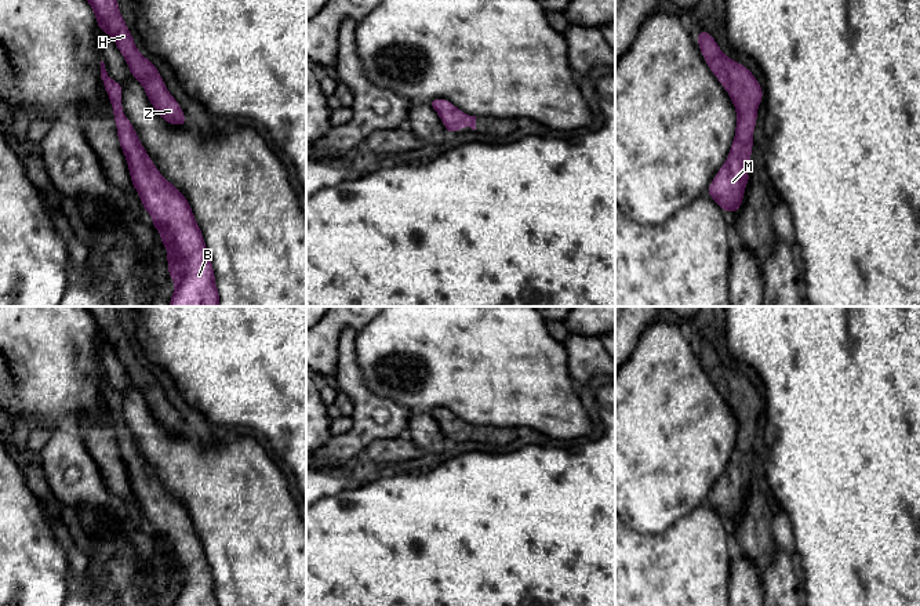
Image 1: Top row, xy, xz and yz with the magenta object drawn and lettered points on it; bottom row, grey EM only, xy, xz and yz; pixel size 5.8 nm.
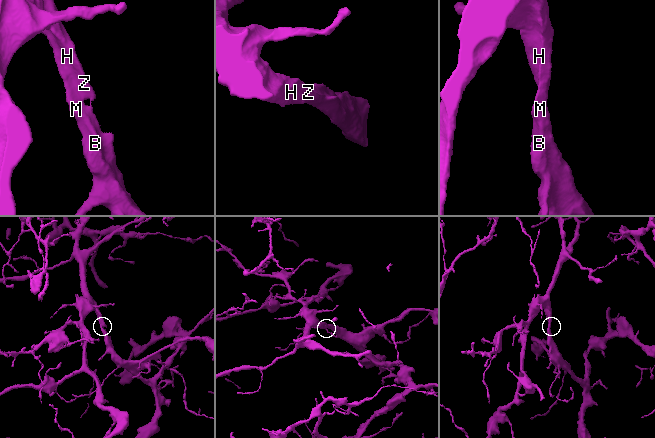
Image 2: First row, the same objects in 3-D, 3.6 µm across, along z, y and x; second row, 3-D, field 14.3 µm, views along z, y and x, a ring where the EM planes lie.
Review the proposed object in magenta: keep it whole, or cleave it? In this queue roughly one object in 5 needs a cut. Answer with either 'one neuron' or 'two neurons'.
one neuron

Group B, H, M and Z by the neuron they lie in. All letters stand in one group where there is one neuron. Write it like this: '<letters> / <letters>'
B H M Z

